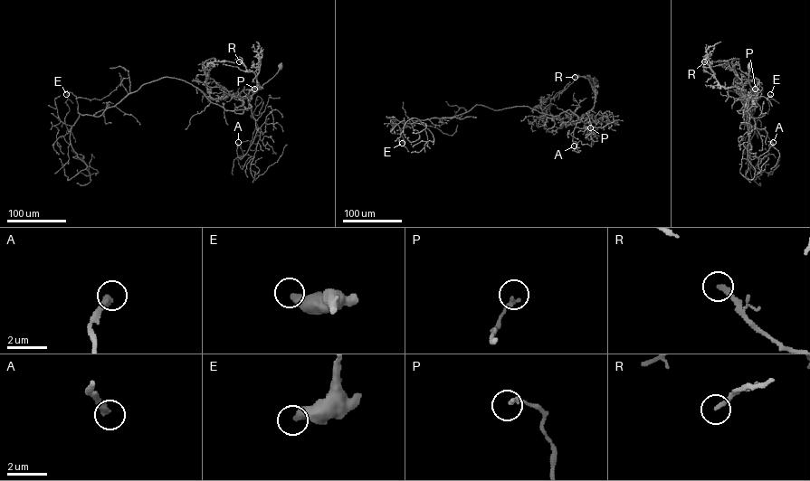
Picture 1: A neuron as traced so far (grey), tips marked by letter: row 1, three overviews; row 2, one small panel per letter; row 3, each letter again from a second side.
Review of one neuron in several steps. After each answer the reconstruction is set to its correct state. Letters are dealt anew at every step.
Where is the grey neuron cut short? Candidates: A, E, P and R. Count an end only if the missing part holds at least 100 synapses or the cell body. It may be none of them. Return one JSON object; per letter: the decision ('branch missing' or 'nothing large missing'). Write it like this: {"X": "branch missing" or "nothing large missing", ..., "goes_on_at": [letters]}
{"A": "branch missing", "E": "nothing large missing", "P": "nothing large missing", "R": "nothing large missing", "goes_on_at": ["A"]}

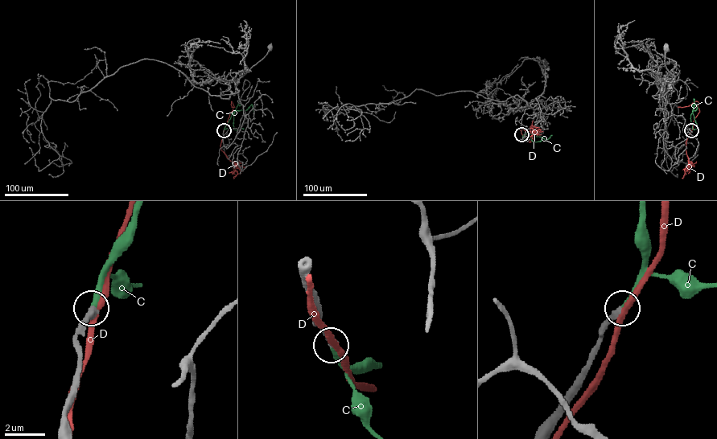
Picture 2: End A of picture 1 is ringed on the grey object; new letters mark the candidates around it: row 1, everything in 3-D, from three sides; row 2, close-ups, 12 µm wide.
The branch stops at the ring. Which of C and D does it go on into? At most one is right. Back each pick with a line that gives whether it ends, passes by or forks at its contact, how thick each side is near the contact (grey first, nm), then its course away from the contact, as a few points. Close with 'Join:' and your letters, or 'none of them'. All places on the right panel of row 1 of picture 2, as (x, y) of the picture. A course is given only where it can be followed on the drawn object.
C: It ends there. Thickness 340 nm (grey) against 260 nm. Its course: (691, 130), (690, 115), (697, 108), (694, 104), (692, 112)
Join: C

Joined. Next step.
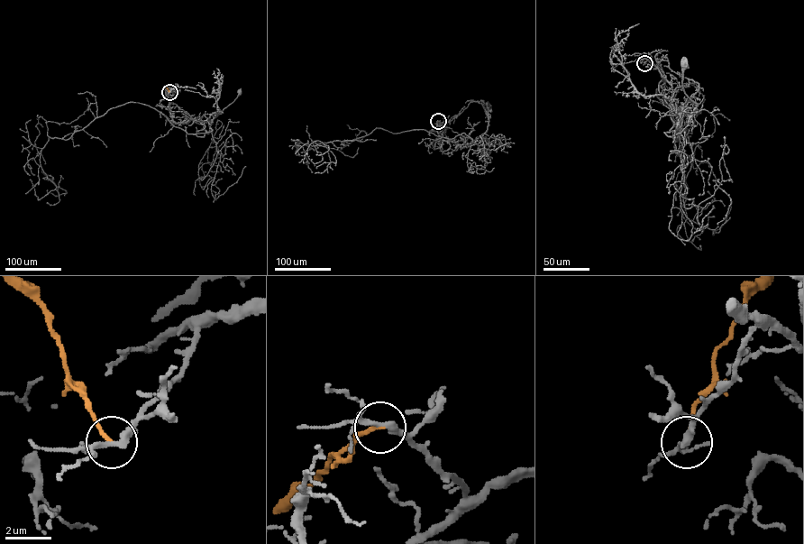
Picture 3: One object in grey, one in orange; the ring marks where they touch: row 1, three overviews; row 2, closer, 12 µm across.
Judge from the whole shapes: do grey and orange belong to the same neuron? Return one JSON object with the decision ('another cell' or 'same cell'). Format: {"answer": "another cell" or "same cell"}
{"answer": "another cell"}

